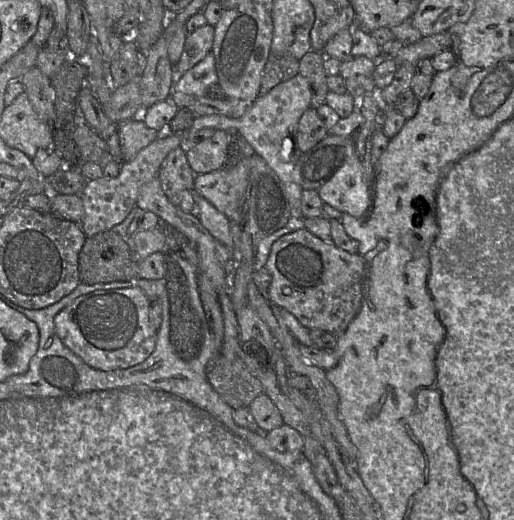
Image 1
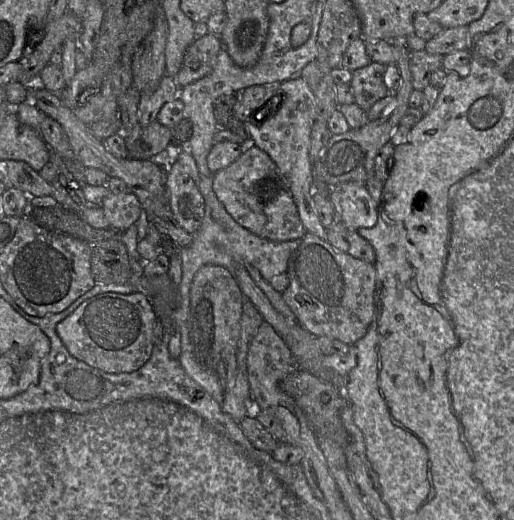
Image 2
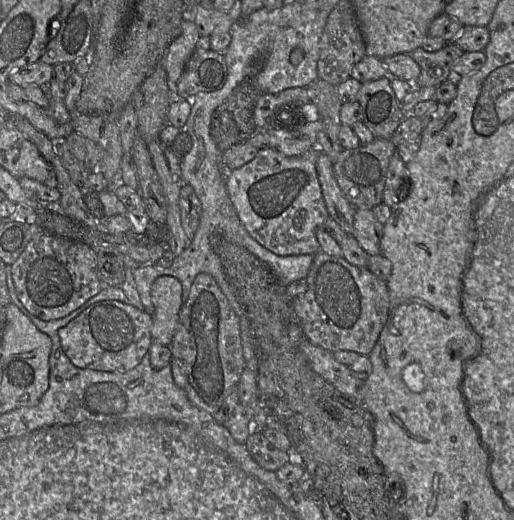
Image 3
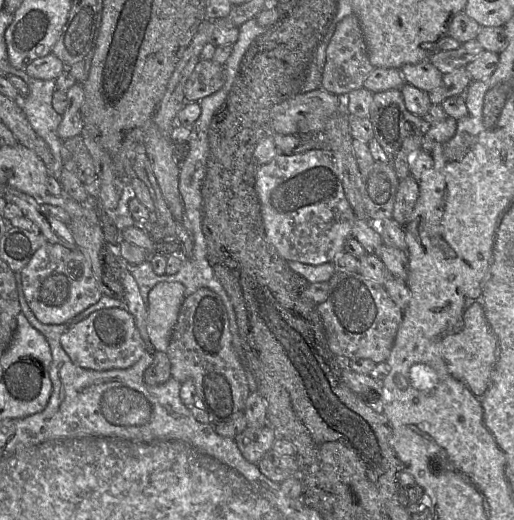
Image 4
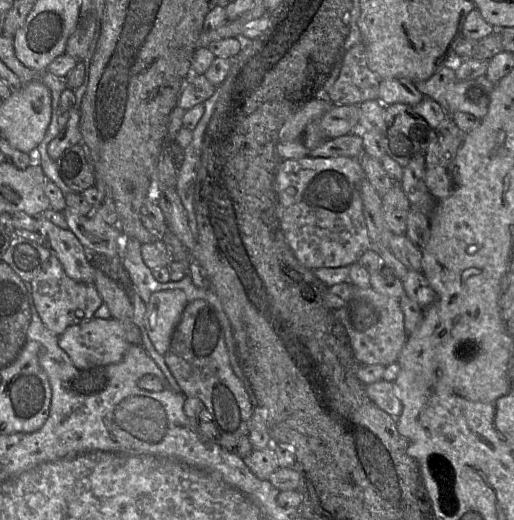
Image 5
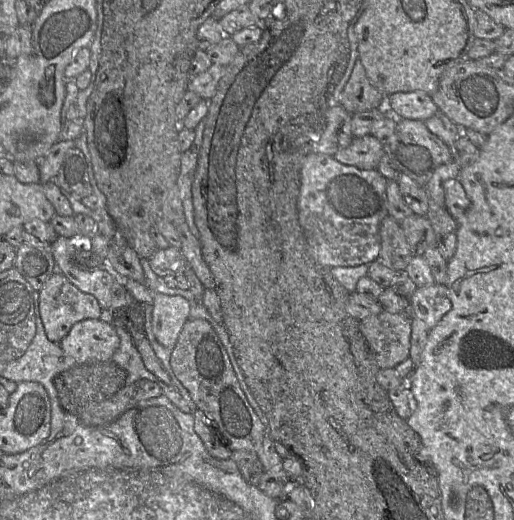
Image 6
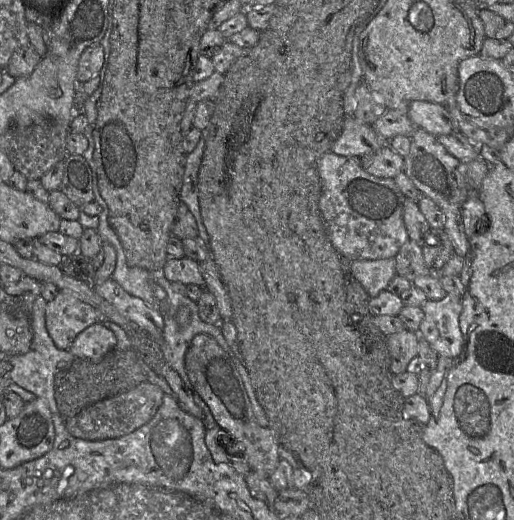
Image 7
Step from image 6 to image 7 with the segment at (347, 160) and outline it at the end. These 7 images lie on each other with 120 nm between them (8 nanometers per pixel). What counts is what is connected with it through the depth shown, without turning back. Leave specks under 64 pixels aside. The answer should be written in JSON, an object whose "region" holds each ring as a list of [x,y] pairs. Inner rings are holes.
{"region":[[[384,145],[375,153],[360,156],[360,163],[366,172],[374,176],[393,179],[403,172],[404,160],[388,145]]]}

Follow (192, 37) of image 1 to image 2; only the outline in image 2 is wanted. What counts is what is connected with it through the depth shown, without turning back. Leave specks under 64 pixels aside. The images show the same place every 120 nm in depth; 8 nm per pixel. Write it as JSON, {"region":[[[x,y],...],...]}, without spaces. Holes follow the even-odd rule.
{"region":[[[210,32],[195,39],[187,48],[182,66],[174,77],[177,86],[185,87],[211,74],[222,49],[220,37]]]}

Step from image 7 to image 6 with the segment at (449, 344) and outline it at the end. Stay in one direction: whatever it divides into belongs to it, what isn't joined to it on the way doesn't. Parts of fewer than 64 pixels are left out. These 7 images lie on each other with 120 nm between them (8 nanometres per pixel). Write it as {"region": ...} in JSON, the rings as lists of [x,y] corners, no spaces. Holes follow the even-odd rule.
{"region":[[[441,284],[418,287],[410,298],[413,316],[432,329],[450,311],[452,304],[448,289]]]}

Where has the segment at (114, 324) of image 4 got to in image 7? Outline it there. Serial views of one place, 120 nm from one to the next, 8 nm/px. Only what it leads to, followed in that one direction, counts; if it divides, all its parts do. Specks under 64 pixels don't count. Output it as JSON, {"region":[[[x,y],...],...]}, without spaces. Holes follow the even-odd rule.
{"region":[[[102,323],[93,324],[77,335],[68,349],[78,359],[98,360],[115,349],[116,336]]]}

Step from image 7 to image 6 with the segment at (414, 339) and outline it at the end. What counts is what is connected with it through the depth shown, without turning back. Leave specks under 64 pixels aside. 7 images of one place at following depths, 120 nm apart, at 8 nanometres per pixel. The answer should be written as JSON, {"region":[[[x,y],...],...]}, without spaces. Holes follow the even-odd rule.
{"region":[[[382,310],[361,320],[360,329],[380,369],[394,369],[409,358],[411,318]]]}

